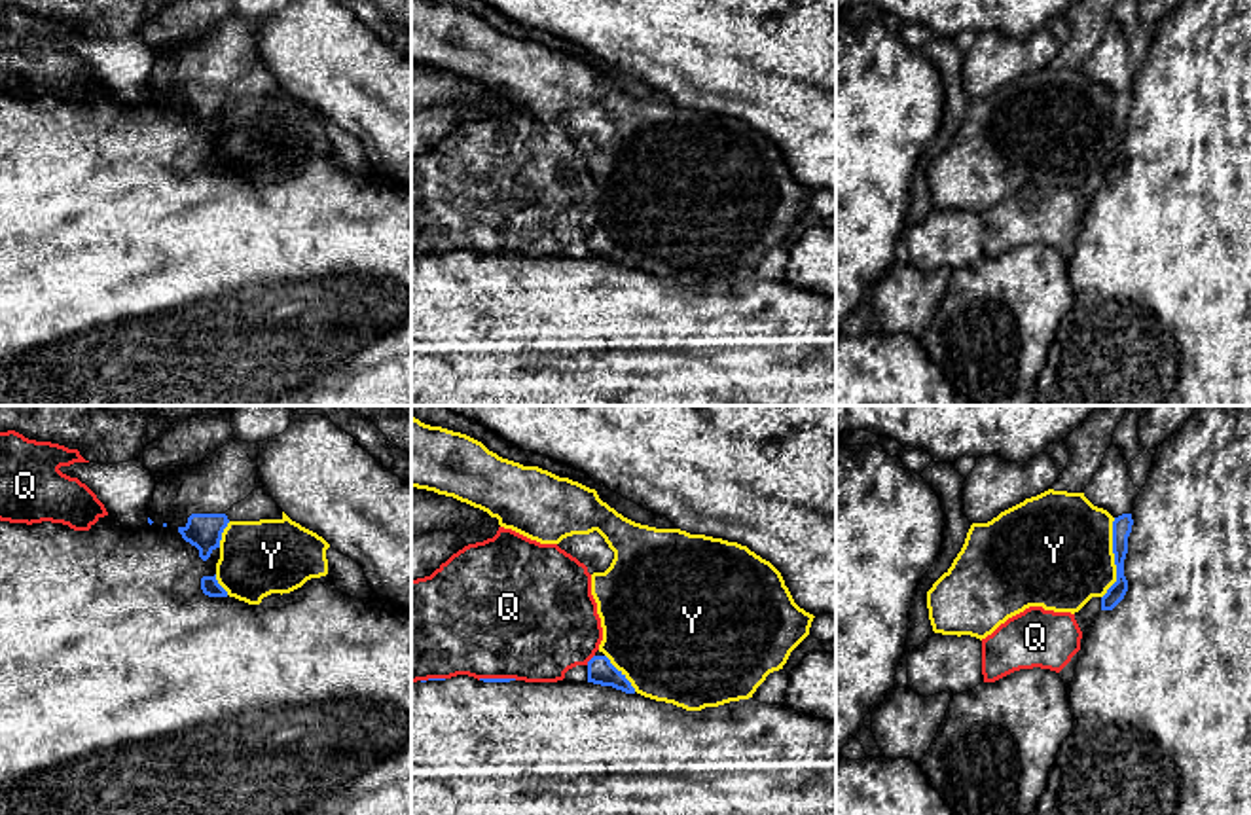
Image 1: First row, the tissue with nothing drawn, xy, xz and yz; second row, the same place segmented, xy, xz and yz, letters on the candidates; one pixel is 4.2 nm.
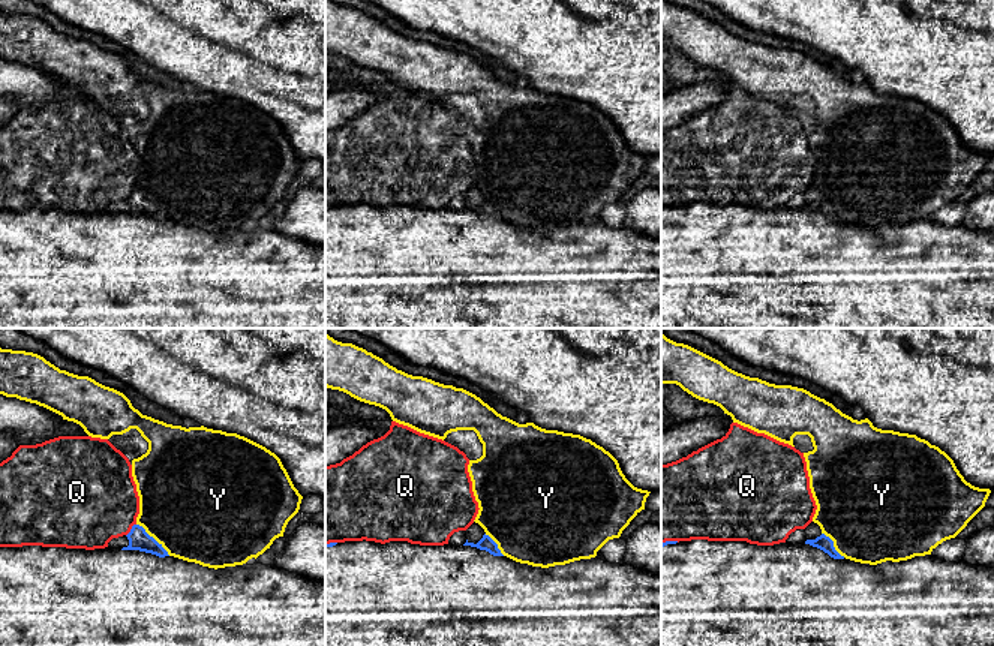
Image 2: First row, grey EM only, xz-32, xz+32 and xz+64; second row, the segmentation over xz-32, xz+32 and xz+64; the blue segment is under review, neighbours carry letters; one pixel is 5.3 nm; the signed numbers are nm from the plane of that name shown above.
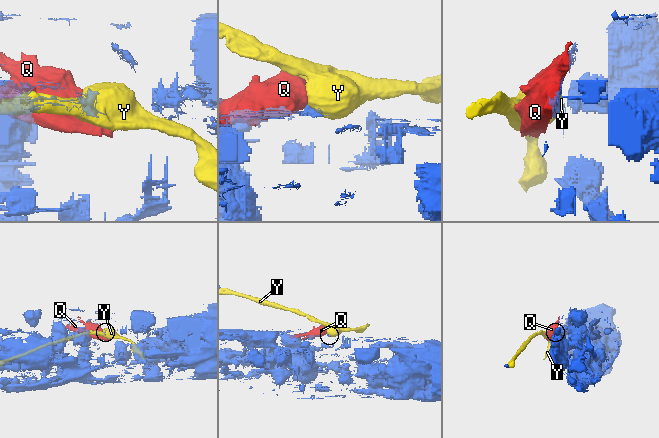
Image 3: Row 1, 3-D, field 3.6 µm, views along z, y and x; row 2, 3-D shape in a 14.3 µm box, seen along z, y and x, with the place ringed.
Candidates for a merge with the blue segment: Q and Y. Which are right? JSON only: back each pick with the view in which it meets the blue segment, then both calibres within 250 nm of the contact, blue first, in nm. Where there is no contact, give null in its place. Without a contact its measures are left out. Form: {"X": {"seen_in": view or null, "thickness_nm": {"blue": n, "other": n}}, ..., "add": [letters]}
{"add": []}

